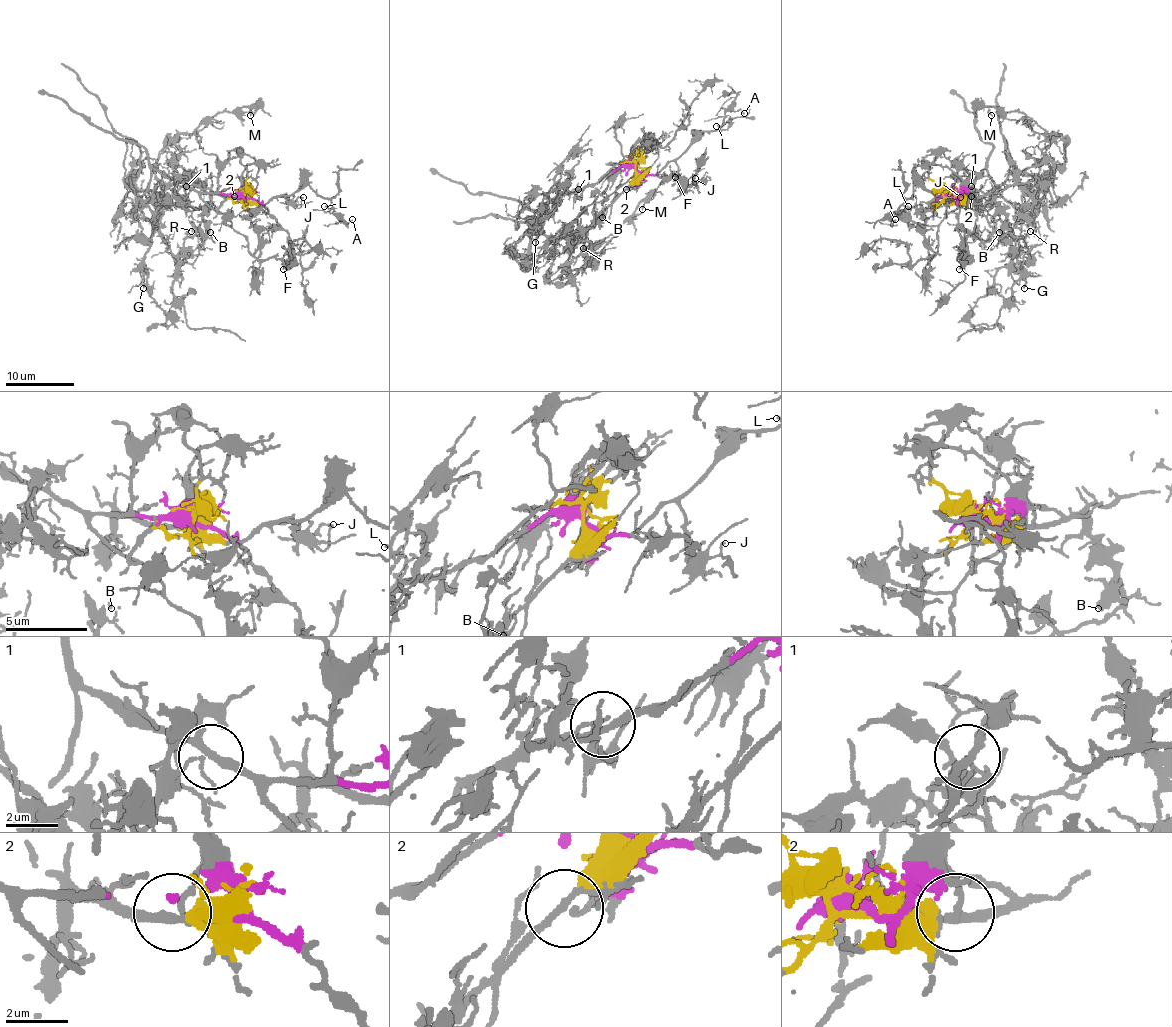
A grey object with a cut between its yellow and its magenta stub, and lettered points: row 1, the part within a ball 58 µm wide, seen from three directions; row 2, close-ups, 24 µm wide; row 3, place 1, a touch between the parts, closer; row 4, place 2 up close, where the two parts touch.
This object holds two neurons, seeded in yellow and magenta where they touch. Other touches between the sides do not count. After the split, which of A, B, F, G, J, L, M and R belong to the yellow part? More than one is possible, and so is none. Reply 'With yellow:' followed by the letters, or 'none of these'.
With yellow: B, M, R

